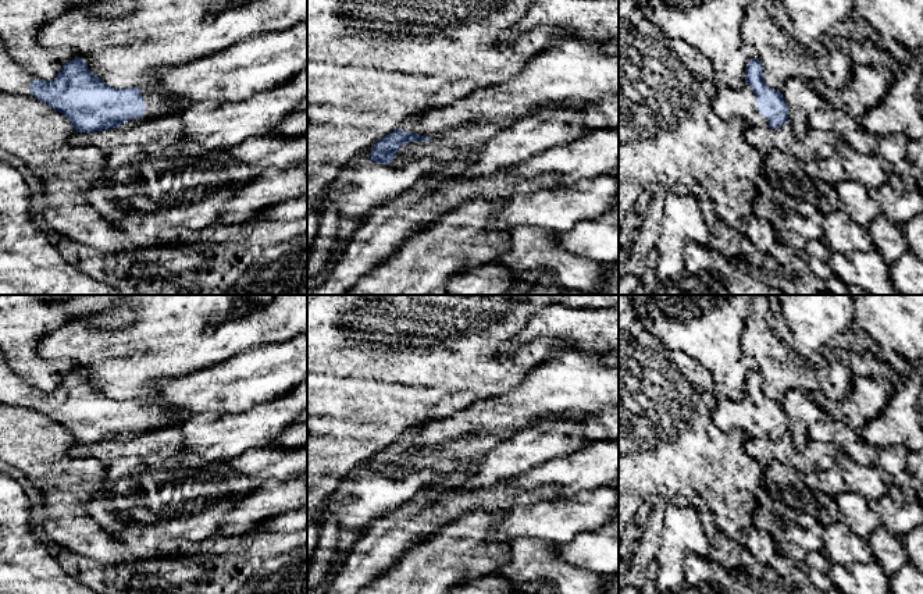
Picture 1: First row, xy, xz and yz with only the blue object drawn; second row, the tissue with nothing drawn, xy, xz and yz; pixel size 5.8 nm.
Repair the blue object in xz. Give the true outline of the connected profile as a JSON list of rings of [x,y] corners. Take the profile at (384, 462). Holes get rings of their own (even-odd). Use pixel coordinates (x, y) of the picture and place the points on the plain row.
[[[417,426],[402,433],[398,441],[375,453],[375,456],[371,459],[368,472],[388,476],[396,469],[396,463],[402,456],[417,452],[432,452],[430,448],[421,448],[414,444],[417,434]]]

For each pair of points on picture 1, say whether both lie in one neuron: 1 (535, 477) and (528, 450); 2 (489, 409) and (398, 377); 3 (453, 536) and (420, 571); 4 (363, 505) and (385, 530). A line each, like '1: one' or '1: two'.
1: two
2: two
3: one
4: two

